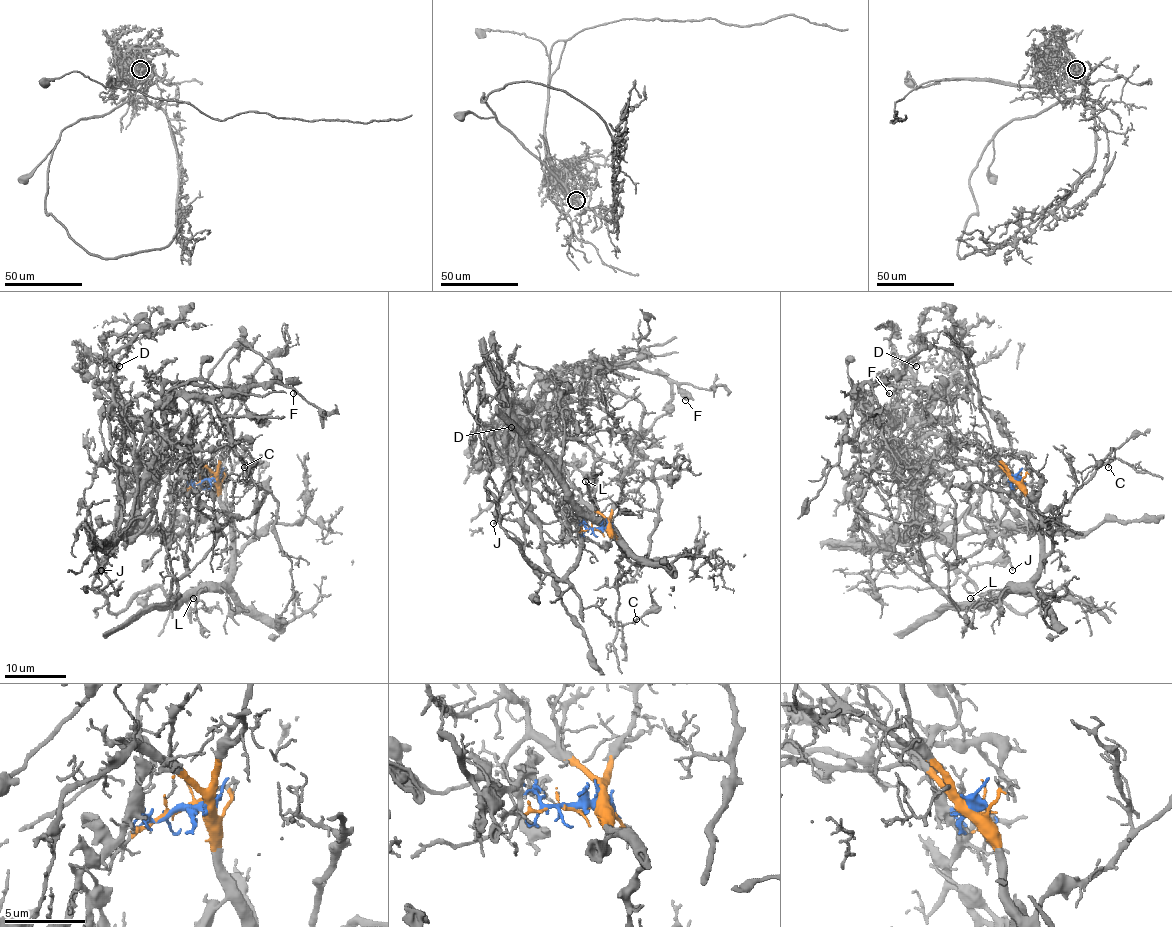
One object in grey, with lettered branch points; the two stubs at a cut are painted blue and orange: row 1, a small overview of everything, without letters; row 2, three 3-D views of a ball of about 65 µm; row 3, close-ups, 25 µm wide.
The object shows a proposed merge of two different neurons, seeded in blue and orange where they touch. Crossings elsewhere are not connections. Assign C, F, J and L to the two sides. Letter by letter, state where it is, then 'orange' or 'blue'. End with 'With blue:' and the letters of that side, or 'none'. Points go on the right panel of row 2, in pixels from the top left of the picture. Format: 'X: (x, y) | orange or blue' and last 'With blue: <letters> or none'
C: (1108, 467) | orange
F: (889, 393) | blue
J: (1012, 570) | orange
L: (970, 598) | orange
With blue: F

